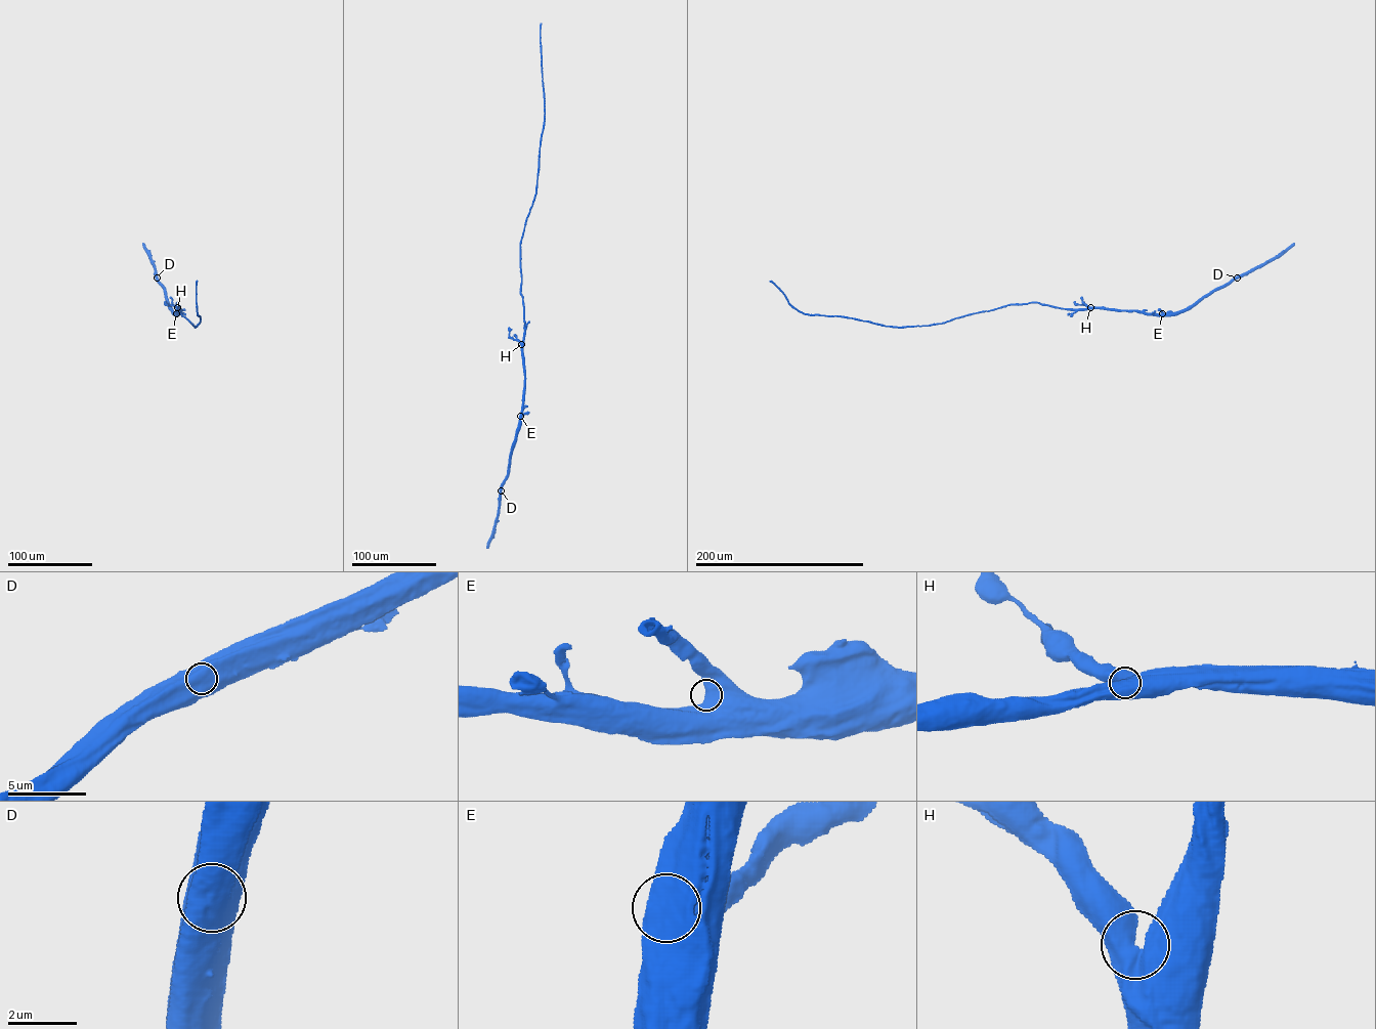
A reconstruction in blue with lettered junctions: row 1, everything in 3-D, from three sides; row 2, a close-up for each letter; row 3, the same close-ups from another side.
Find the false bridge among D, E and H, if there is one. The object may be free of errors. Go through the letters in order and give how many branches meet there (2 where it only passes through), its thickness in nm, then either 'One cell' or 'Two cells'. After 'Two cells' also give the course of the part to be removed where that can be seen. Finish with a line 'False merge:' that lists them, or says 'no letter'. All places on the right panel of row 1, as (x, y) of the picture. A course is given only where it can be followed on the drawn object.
D: Branches: 1. Thickness 1500 nm. One cell
E: Branches: 1. Thickness 1000 nm. One cell
H: Branches: 2. Thickness 650 nm. One cell
False merge: no letter

